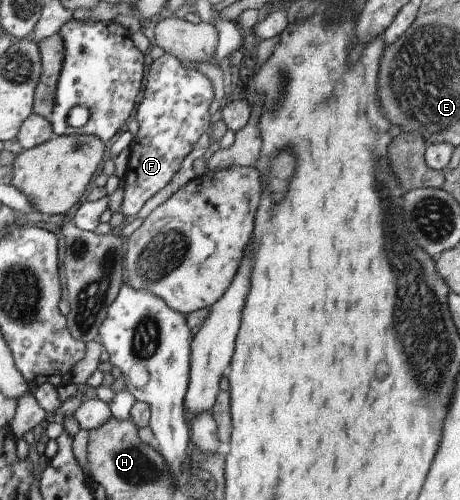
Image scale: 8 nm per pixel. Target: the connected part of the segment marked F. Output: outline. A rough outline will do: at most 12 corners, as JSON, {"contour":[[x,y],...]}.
{"contour":[[163,53],[134,113],[120,213],[134,218],[210,128],[212,83]]}

